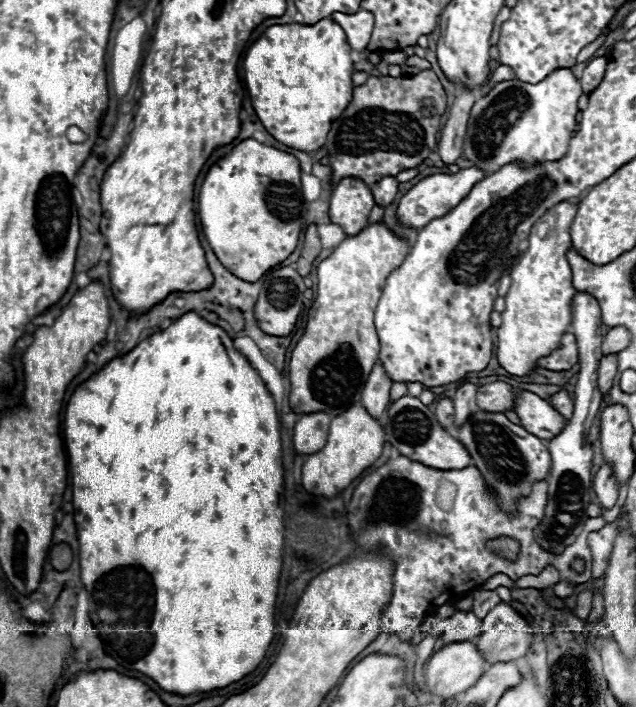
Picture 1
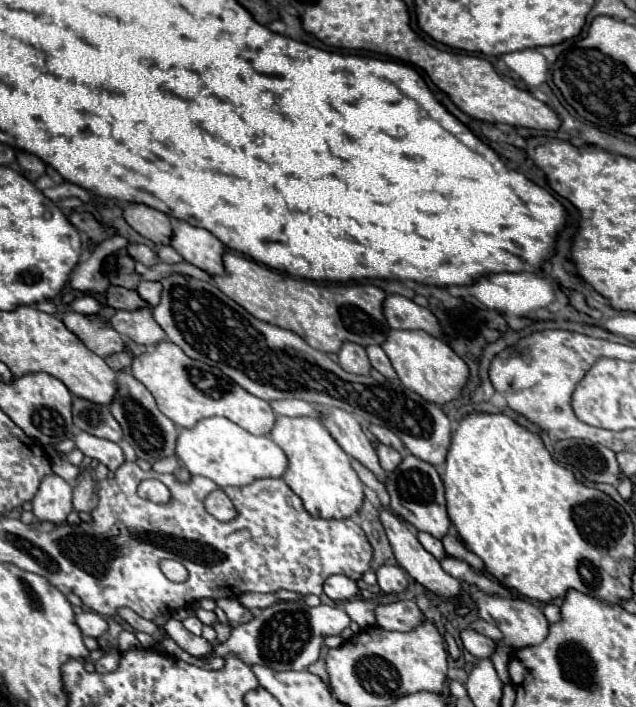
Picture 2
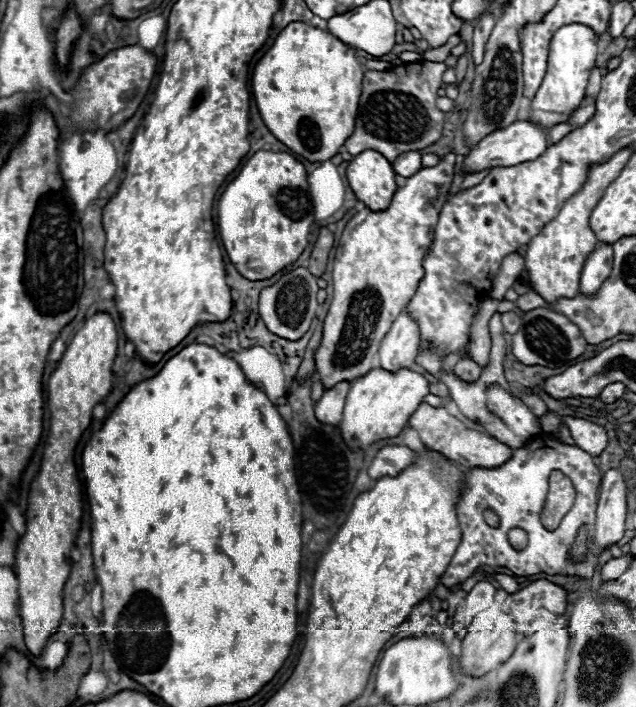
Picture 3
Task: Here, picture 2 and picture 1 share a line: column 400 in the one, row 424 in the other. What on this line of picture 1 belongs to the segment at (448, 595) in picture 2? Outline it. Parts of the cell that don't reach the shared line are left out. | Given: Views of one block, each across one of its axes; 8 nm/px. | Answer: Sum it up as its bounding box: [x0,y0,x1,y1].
[514,392,568,440]

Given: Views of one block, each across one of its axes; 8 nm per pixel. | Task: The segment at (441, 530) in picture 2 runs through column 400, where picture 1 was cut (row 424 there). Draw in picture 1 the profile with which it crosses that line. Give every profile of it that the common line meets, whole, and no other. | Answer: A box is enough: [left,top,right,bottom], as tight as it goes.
[454,412,552,510]

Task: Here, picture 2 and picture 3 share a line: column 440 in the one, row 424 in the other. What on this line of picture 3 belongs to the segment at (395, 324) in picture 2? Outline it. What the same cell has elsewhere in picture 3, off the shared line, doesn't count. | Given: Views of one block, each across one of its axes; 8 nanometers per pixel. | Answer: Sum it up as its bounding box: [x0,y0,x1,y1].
[314,382,350,426]

